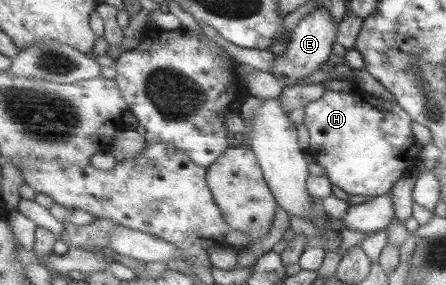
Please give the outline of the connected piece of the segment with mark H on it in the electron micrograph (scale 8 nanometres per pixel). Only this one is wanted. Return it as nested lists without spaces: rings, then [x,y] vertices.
[[[358,89],[350,93],[325,91],[319,99],[303,106],[303,126],[309,134],[306,152],[309,159],[325,169],[331,185],[348,195],[385,195],[407,170],[414,169],[417,164],[422,145],[413,137],[411,121],[395,101],[385,101]]]

